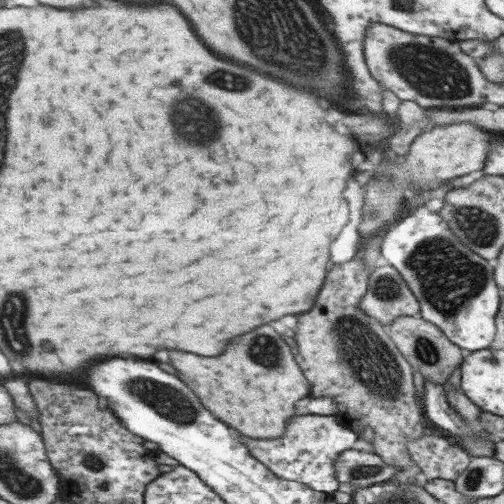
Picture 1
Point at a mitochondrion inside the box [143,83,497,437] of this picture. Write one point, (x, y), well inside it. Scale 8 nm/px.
(449, 279)

